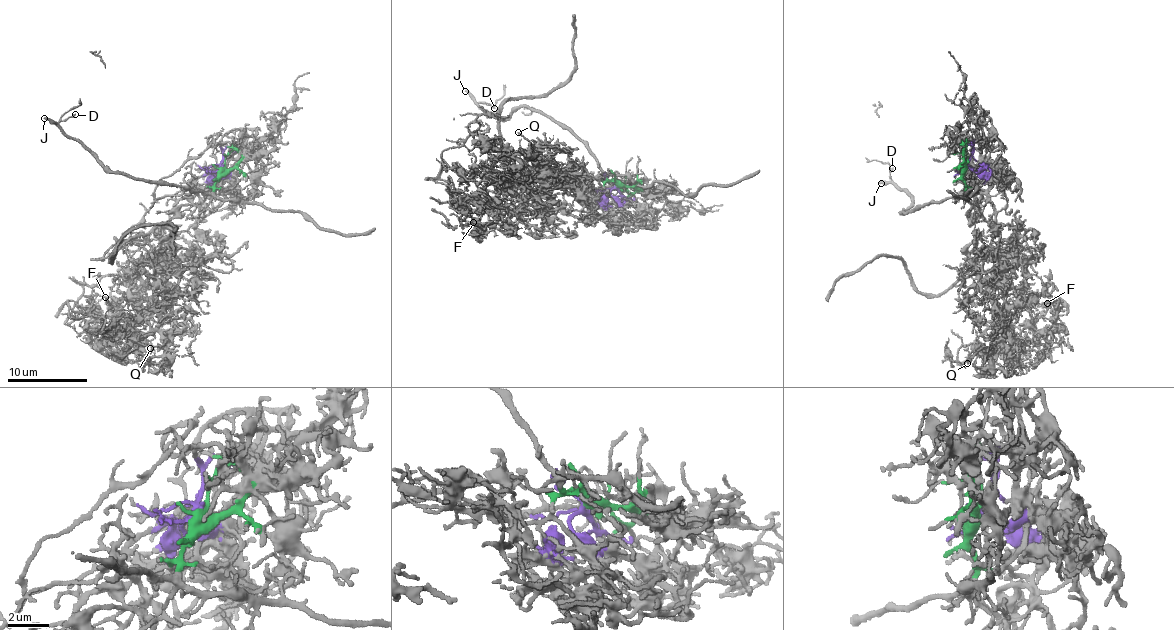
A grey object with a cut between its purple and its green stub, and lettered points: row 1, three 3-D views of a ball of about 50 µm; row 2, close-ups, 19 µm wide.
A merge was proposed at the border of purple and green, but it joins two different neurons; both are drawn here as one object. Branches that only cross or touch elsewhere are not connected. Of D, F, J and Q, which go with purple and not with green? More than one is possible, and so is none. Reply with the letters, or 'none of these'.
F, Q

